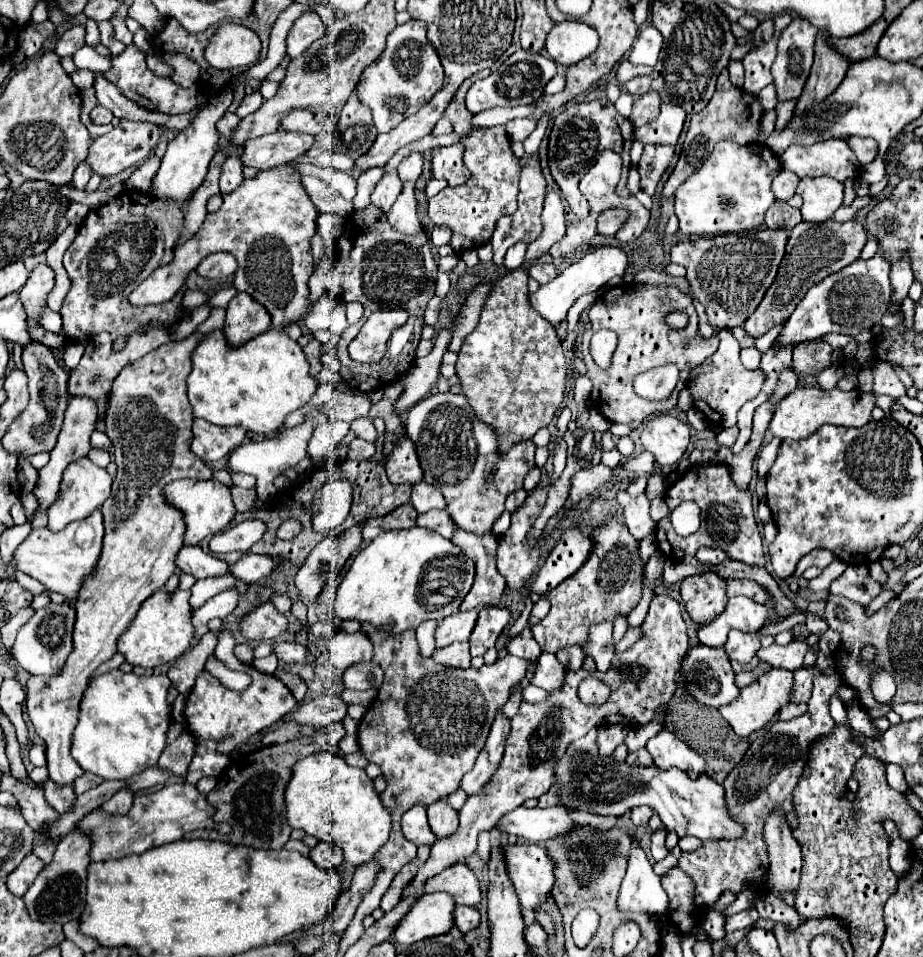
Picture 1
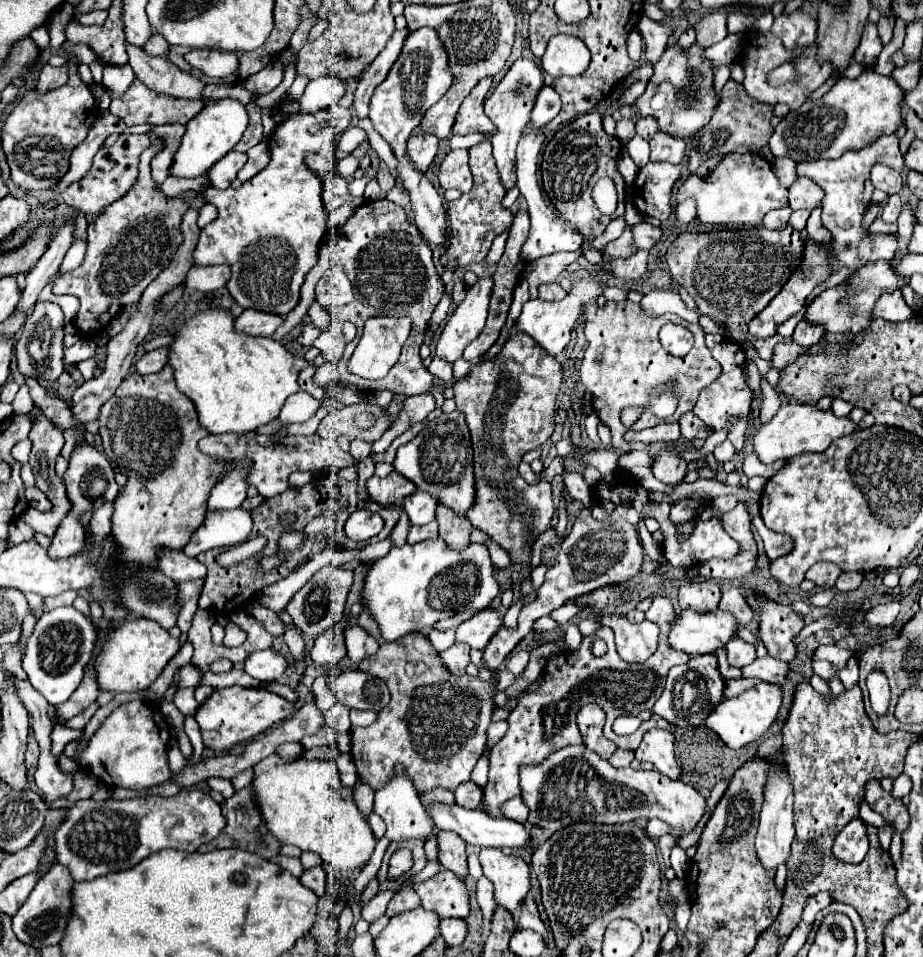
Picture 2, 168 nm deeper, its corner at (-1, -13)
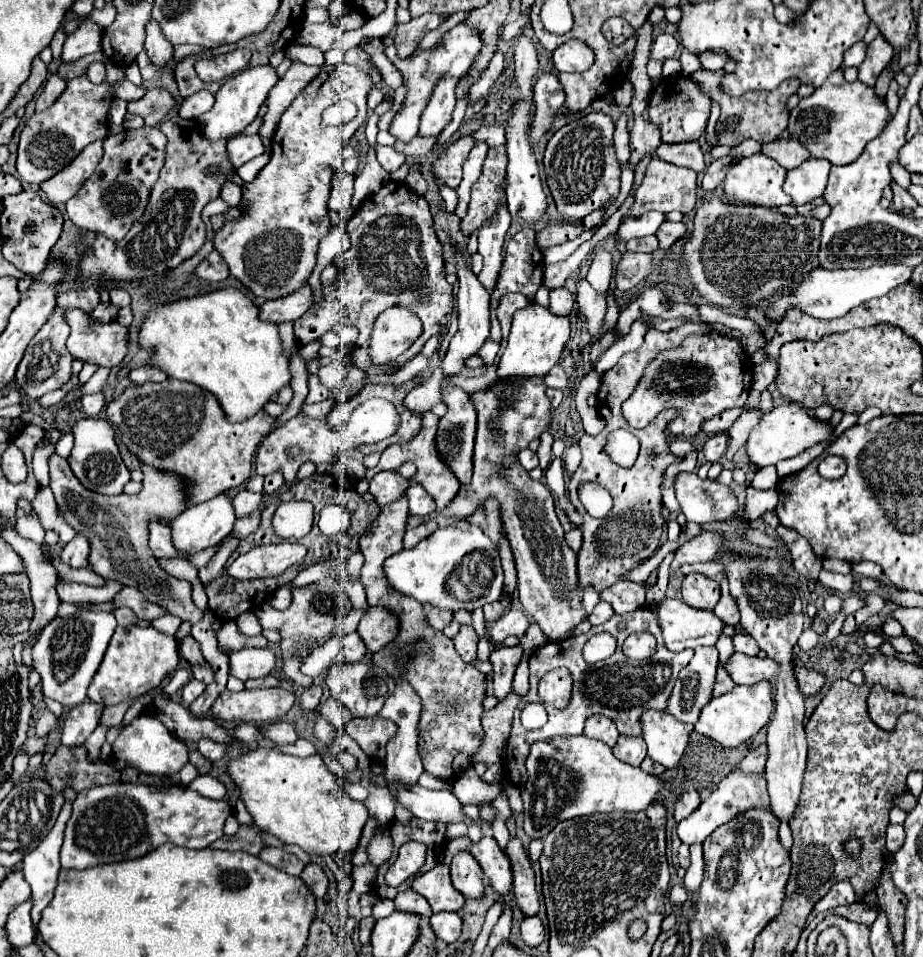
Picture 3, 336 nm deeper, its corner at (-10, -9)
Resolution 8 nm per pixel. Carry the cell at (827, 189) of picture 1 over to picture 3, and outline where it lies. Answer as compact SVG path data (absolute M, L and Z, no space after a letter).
M809 157L797 169L787 171L783 191L787 191L793 197L795 205L809 203L823 195L829 169L831 169L829 161Z

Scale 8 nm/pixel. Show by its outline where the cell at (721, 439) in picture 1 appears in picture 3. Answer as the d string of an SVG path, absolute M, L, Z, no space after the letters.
M719 433L719 435L709 437L709 439L705 441L705 445L703 445L705 461L709 461L709 463L719 461L719 459L725 455L725 449L727 449L727 435L725 435L725 433Z

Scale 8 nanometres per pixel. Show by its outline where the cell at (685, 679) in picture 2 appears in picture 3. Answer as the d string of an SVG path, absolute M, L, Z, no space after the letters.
M697 647L691 663L679 673L667 711L679 721L693 725L701 707L711 701L719 659L715 647Z

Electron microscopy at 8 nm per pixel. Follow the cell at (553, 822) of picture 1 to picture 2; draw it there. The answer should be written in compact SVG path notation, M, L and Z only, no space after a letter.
M434 805L432 809L428 809L428 813L430 813L436 829L454 831L472 847L496 847L496 849L510 847L510 849L518 849L518 847L528 847L530 841L532 841L532 835L528 833L528 829L522 823L512 821L508 817L494 819L494 817L488 817L480 809L464 809L460 805L452 805L452 807L448 807L448 805Z

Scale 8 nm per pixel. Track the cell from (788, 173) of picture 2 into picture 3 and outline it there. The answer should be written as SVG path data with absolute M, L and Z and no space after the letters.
M779 137L771 143L765 143L761 151L765 155L771 155L785 169L795 169L797 165L801 165L805 159L811 157L807 149L799 141L795 141L795 137Z

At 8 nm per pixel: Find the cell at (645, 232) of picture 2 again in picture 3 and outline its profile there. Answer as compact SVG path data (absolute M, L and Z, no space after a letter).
M665 221L661 225L661 229L657 231L657 239L659 239L659 247L661 249L669 249L677 239L681 239L685 235L687 227L685 223L671 223L671 221Z

